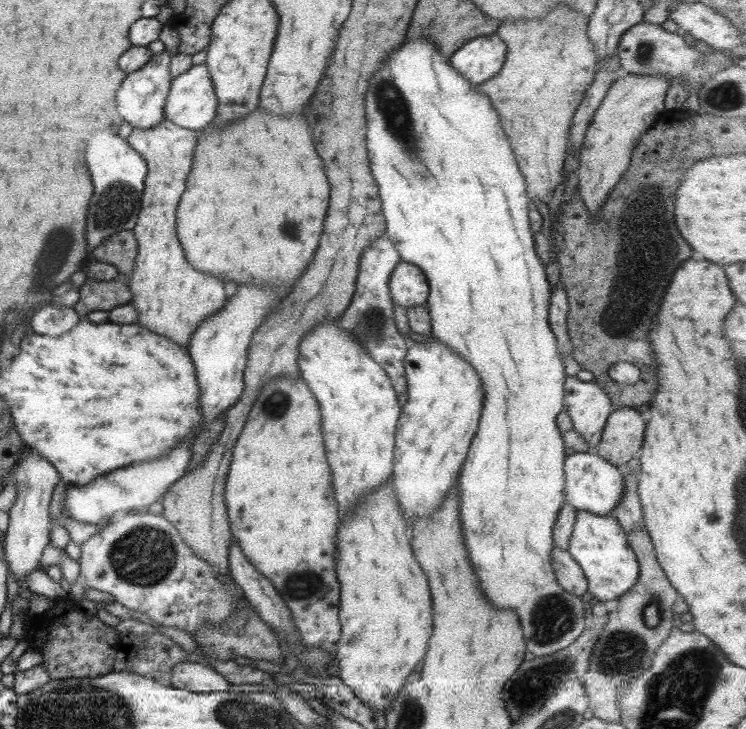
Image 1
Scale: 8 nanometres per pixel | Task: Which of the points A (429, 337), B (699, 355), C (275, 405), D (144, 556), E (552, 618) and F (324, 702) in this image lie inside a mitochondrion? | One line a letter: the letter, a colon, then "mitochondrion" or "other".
A: other
B: other
C: mitochondrion
D: mitochondrion
E: mitochondrion
F: other

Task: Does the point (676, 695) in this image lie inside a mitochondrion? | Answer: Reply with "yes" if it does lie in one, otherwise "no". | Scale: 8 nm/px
yes

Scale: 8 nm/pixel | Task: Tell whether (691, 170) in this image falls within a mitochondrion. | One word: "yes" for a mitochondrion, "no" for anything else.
no

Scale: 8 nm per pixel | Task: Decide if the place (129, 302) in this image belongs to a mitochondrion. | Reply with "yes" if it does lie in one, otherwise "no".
no

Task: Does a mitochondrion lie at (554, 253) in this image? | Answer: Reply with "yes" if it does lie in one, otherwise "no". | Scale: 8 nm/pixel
no

